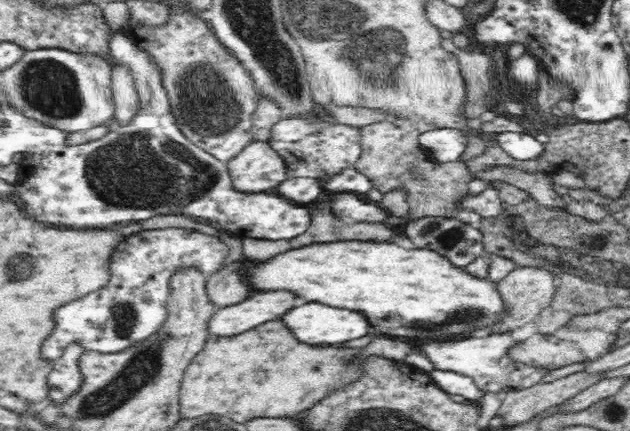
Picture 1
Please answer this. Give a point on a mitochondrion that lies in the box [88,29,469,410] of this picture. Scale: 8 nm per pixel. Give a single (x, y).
(206, 105)

